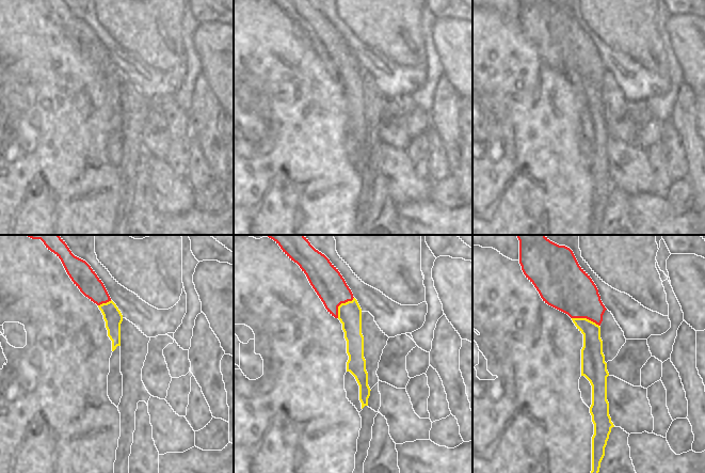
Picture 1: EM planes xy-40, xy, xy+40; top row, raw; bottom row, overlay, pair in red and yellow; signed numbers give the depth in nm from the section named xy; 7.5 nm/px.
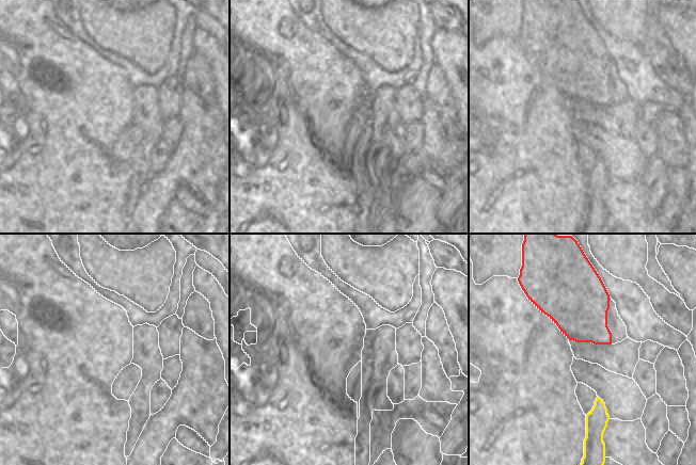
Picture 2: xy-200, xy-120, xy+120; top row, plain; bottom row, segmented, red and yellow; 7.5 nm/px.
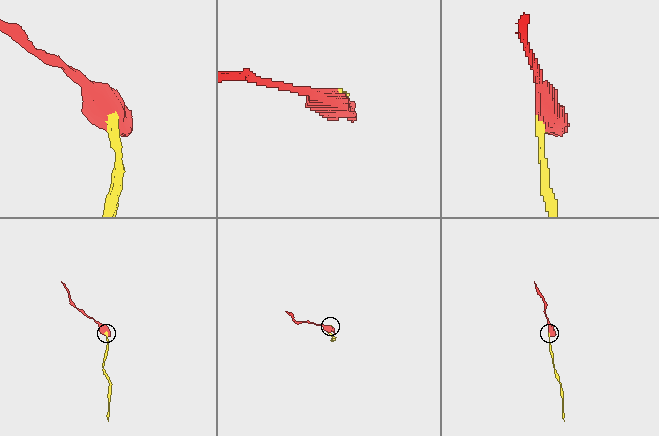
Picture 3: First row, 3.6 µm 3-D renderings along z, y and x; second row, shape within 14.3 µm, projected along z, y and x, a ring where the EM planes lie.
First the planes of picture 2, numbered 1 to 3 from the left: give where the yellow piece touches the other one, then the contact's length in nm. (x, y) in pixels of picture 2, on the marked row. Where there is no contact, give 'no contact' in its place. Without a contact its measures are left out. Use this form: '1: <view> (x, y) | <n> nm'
1: no contact
2: no contact
3: no contact

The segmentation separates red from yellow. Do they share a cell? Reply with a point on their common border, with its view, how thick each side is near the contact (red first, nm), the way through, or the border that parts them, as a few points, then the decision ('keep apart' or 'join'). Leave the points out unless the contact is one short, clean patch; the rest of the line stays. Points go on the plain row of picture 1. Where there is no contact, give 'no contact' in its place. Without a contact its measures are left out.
contact xy (340, 64); calibres 240 and 180 nm; way xy (326, 42), (340, 64), (350, 74); join

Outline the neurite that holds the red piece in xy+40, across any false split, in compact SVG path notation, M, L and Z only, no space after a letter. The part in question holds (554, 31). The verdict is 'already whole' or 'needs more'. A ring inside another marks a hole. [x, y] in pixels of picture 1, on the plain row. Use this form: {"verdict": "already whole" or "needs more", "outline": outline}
{"verdict": "needs more", "outline": "M549 0L518 1L519 25L526 38L534 46L545 64L567 75L577 90L583 95L581 137L584 137L592 146L590 174L594 185L594 195L592 198L592 232L590 235L598 235L611 189L614 188L609 176L609 163L607 161L607 138L609 133L603 114L599 88L607 69L600 61L596 46L590 36L579 27L570 9L559 6Z"}

